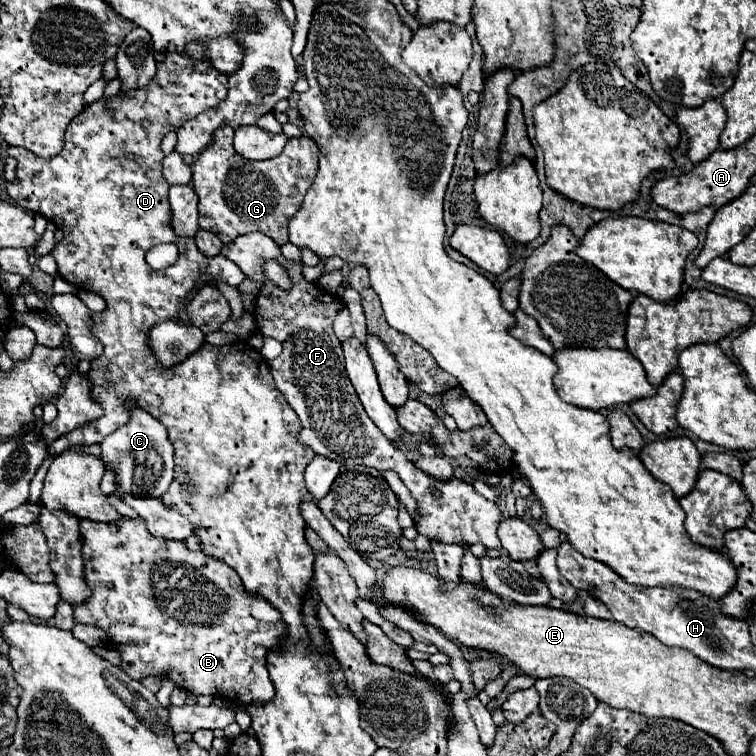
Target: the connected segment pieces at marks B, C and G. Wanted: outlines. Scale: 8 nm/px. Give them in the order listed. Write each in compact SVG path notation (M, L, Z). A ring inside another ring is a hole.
M120 519L120 523L92 523L92 521L80 521L80 533L82 533L82 555L84 555L84 567L86 567L86 583L92 587L92 599L84 603L82 607L74 607L74 619L76 623L92 623L96 627L102 627L108 631L112 647L122 653L122 669L136 681L142 681L144 677L162 677L174 681L184 691L190 691L194 695L210 695L210 697L222 697L230 703L238 705L252 705L252 703L264 703L270 701L274 695L274 685L268 677L266 669L266 653L268 649L280 645L286 637L286 625L280 617L280 613L270 605L264 603L264 599L256 599L254 595L248 595L244 587L240 587L240 577L232 567L208 557L202 551L188 551L184 543L176 543L170 539L152 539L148 535L148 529L144 527L142 519Z
M126 403L126 407L130 407L130 419L112 435L104 437L100 443L102 459L116 471L122 491L132 495L162 497L174 475L174 447L168 439L168 431L148 411L136 407L136 403Z
M220 127L192 165L200 227L216 233L222 243L230 243L250 231L260 231L282 245L288 241L288 219L298 211L318 171L318 147L308 135L300 135L288 139L280 155L268 161L248 161L234 151L232 139L234 129Z

